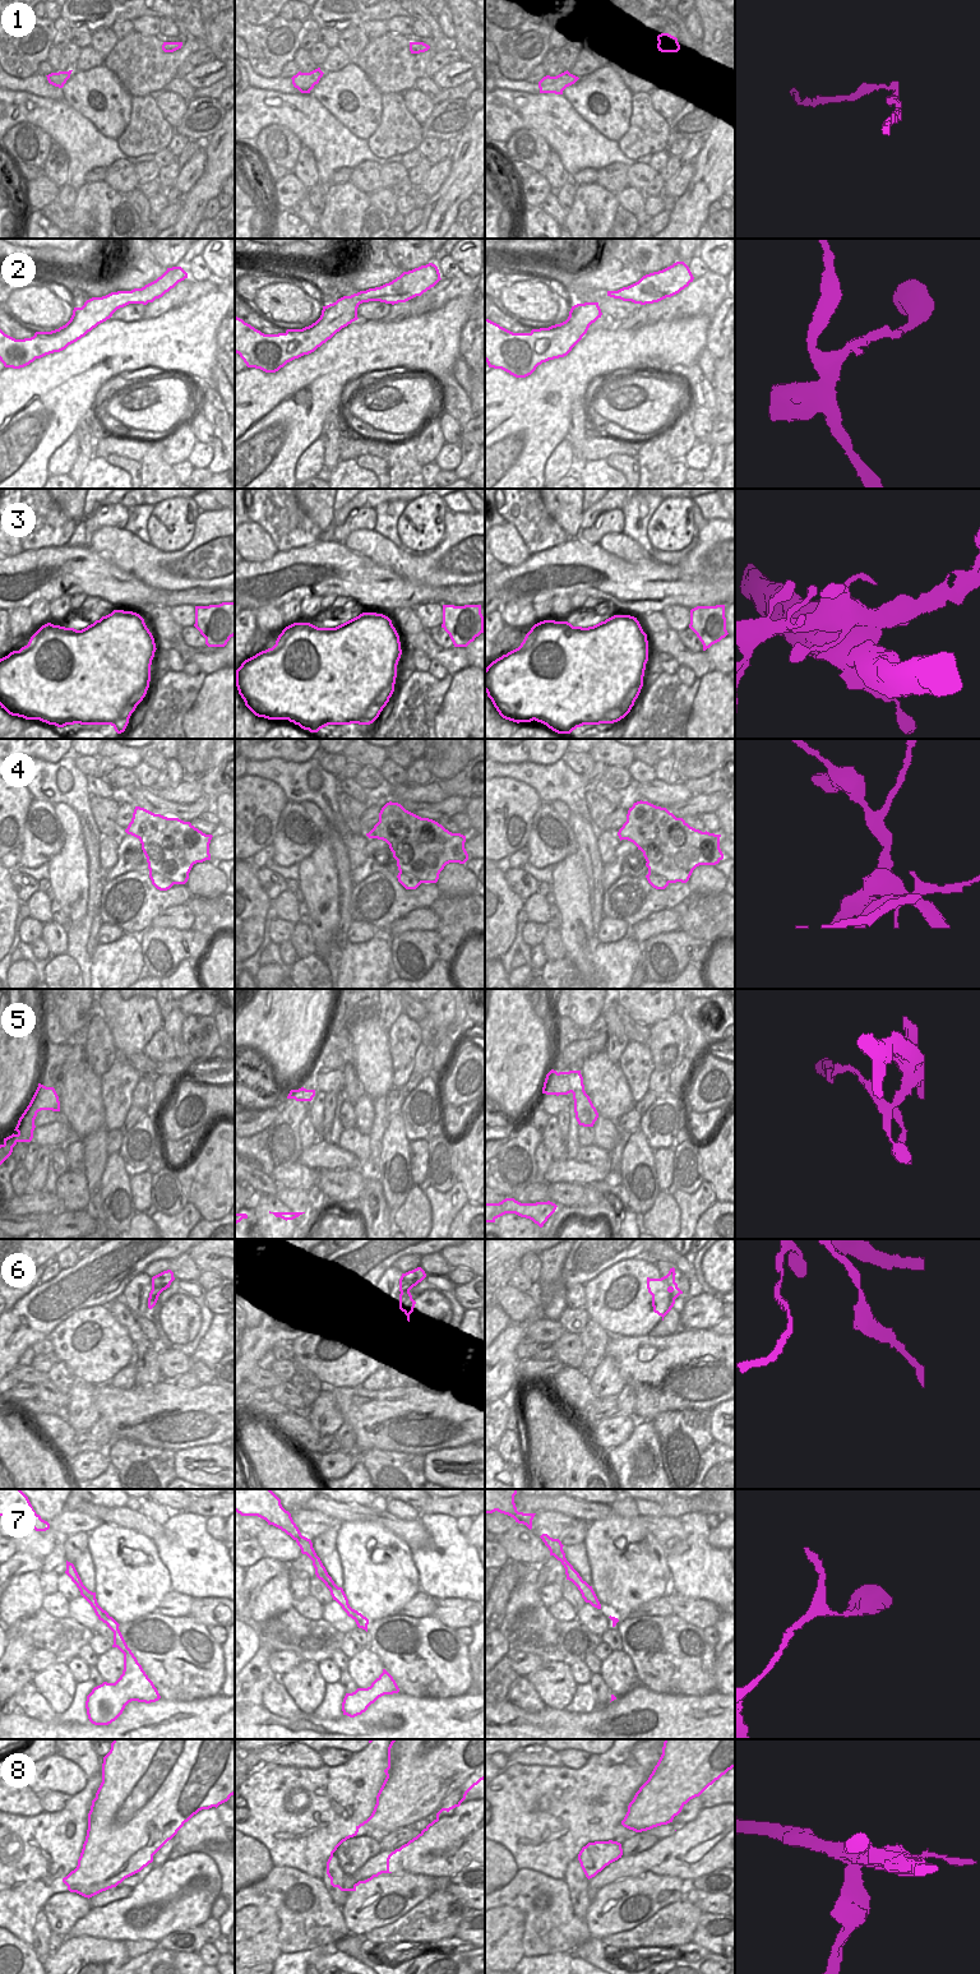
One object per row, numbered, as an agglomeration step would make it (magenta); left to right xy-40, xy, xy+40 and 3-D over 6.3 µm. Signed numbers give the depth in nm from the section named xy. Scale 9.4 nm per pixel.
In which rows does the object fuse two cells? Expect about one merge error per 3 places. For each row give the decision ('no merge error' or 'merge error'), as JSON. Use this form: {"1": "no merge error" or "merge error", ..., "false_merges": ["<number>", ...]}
{"1": "no merge error", "2": "no merge error", "3": "merge error", "4": "merge error", "5": "merge error", "6": "merge error", "7": "no merge error", "8": "merge error", "false_merges": ["3", "4", "5", "6", "8"]}

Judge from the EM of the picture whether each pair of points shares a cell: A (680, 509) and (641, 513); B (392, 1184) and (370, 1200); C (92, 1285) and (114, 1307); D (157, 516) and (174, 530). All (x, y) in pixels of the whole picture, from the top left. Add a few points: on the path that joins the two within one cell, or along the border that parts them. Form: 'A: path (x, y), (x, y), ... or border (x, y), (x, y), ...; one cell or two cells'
A: border (661, 502), (648, 522), (648, 541); two cells
B: path (387, 1184), (374, 1194); one cell
C: border (118, 1298), (109, 1306); two cells
D: border (183, 517), (180, 534), (169, 539); two cells

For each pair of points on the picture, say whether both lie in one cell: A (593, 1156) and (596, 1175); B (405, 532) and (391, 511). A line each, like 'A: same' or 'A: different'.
A: different
B: different

